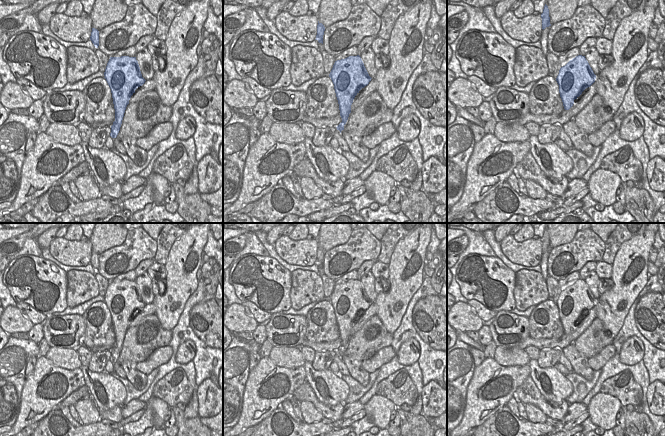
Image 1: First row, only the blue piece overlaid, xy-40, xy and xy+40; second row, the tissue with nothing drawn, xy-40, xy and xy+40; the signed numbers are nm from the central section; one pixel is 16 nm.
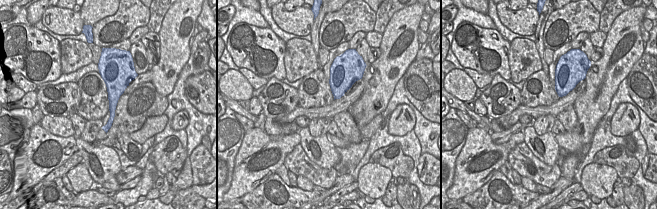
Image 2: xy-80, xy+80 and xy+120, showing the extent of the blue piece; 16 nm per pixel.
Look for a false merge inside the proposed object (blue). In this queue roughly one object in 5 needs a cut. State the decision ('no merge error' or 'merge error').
no merge error

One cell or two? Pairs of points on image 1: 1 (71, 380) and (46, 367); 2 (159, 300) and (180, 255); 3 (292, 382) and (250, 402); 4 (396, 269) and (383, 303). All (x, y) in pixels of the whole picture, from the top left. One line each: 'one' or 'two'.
1: one
2: one
3: one
4: one

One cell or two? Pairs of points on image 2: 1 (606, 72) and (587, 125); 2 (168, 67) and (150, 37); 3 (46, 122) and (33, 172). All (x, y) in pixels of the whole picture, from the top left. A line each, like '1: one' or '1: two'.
1: one
2: two
3: two

